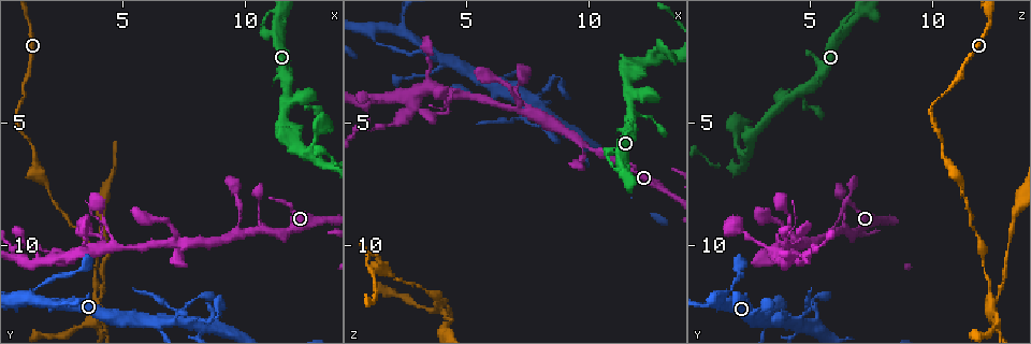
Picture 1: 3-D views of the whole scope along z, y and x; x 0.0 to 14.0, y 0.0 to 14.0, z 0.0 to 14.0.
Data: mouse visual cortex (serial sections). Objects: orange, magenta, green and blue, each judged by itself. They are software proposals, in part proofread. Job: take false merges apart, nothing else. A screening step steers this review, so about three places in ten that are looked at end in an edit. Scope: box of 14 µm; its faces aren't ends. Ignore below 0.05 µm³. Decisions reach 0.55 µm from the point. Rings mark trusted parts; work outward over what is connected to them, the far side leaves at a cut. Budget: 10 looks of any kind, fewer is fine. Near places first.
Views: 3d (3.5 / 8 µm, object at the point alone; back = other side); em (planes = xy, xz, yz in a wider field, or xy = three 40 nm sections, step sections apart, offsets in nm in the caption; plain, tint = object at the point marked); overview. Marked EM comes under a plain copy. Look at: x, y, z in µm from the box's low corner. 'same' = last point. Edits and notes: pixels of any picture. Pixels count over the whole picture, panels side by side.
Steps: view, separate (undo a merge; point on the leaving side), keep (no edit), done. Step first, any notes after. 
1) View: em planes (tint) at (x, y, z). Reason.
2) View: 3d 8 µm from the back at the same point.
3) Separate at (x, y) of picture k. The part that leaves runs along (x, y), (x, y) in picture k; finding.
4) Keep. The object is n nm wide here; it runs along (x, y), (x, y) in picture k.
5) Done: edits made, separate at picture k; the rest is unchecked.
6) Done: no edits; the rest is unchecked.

View: 3d 3.5 µm at (4.0, 12.2, 12.5). Calibre changes.

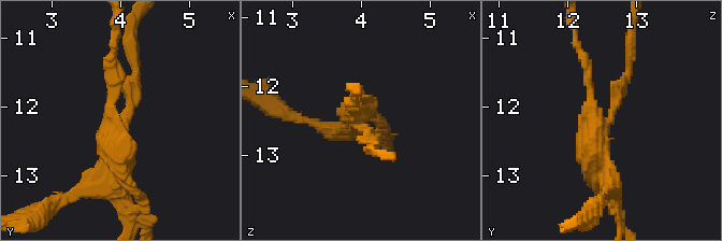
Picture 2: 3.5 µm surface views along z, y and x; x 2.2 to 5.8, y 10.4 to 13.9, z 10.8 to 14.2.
View: em xy step 3 (tint) at (3.90, 12.25, 12.45).

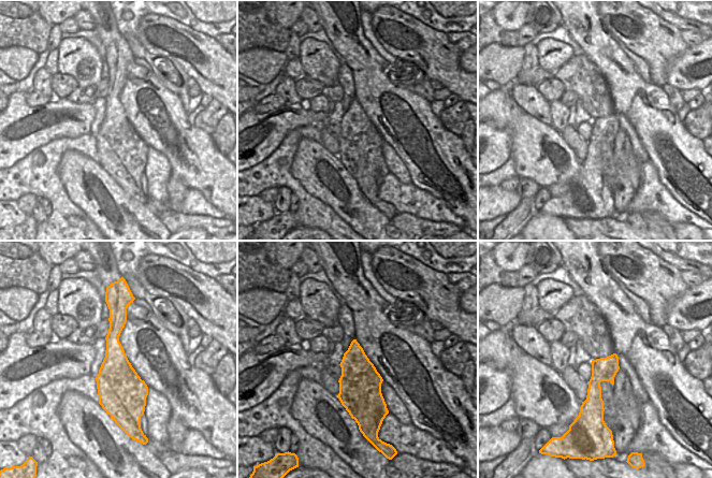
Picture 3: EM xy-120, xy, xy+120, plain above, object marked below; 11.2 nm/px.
View: em xy step 5 (tint) at the same point.

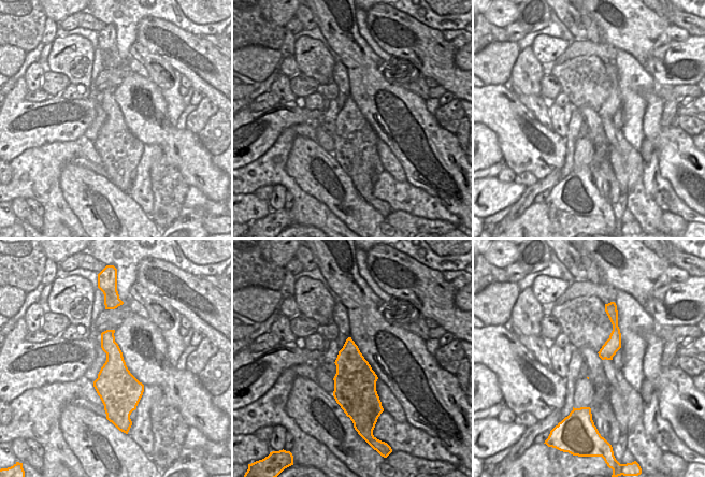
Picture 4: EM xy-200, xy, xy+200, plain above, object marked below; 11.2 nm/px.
Separate at (80, 194) of picture 2. The part that leaves runs along (124, 122), (136, 71), (130, 29) in picture 2; a second cell is stuck on.

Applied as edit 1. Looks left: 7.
View: 3d 3.5 µm at (9.9, 9.7, 5.9). A fork.

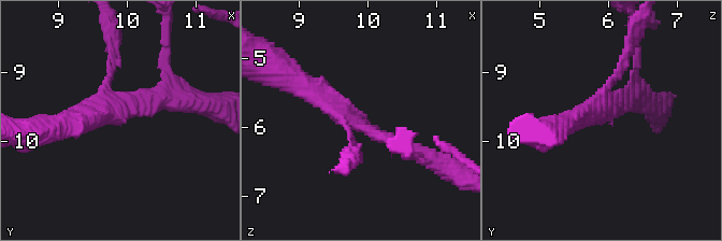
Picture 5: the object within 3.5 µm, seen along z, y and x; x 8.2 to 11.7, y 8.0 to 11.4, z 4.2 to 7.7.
View: em xy step 3 (tint) at (9.85, 9.60, 5.90).

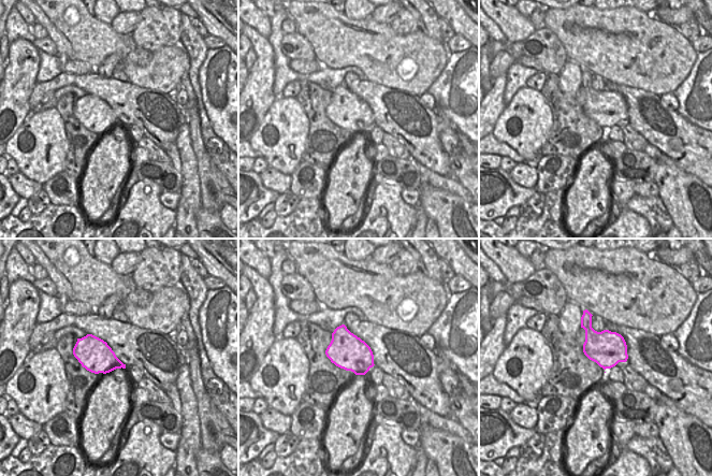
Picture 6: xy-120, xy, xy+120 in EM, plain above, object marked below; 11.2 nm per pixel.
Keep. 3 arms meet here; it runs along (421, 153), (351, 121), (299, 79) in picture 5; all the same cell.

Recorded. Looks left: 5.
View: overview. Redraw.

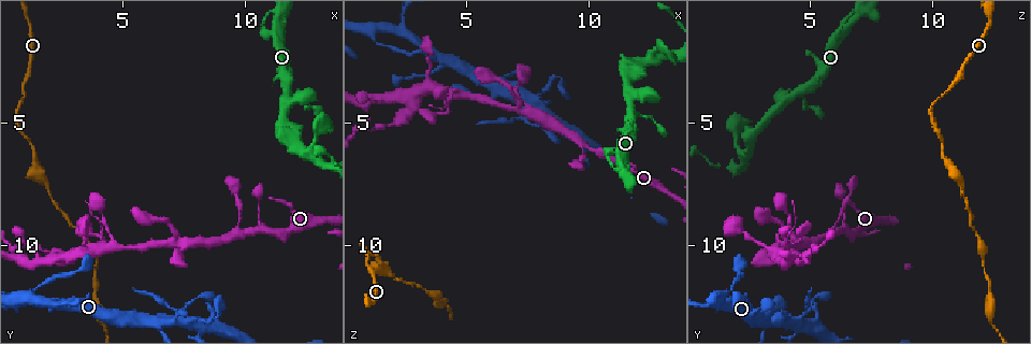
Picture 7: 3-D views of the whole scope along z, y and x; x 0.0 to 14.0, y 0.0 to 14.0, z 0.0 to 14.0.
View: 3d 3.5 µm at (7.2, 12.6, 4.8). Thin neck.

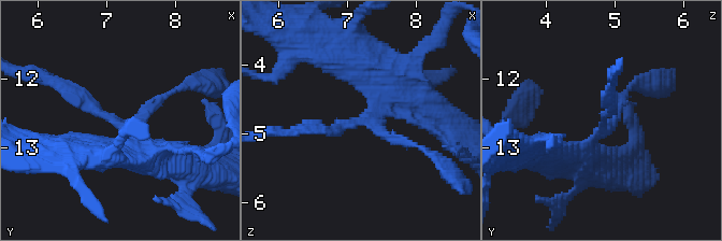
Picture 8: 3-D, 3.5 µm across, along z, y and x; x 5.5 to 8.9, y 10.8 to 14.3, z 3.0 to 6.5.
View: em xy step 1 (tint) at (7.10, 12.65, 4.80). Need the tissue.

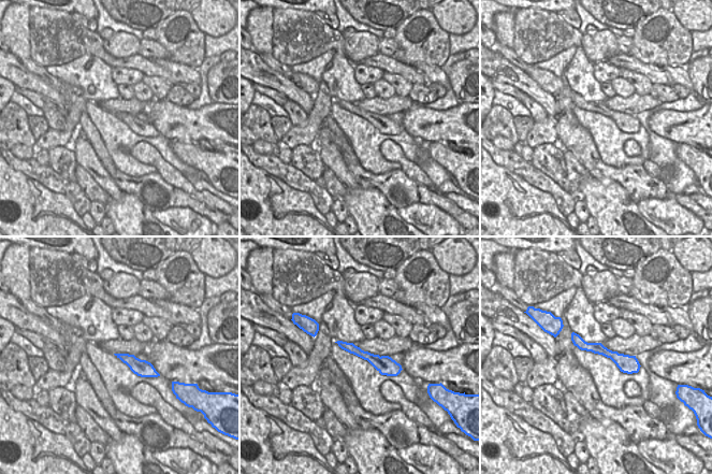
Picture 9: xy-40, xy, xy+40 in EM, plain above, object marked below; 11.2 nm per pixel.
Separate at (84, 105) of picture 8. The object is 170 nm wide here; the part that leaves runs along (118, 124), (48, 78), (29, 78) in picture 8; a second cell is stuck on.

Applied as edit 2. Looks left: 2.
Done: edits made, separate at picture 2, separate at picture 8; the rest is unchecked.

